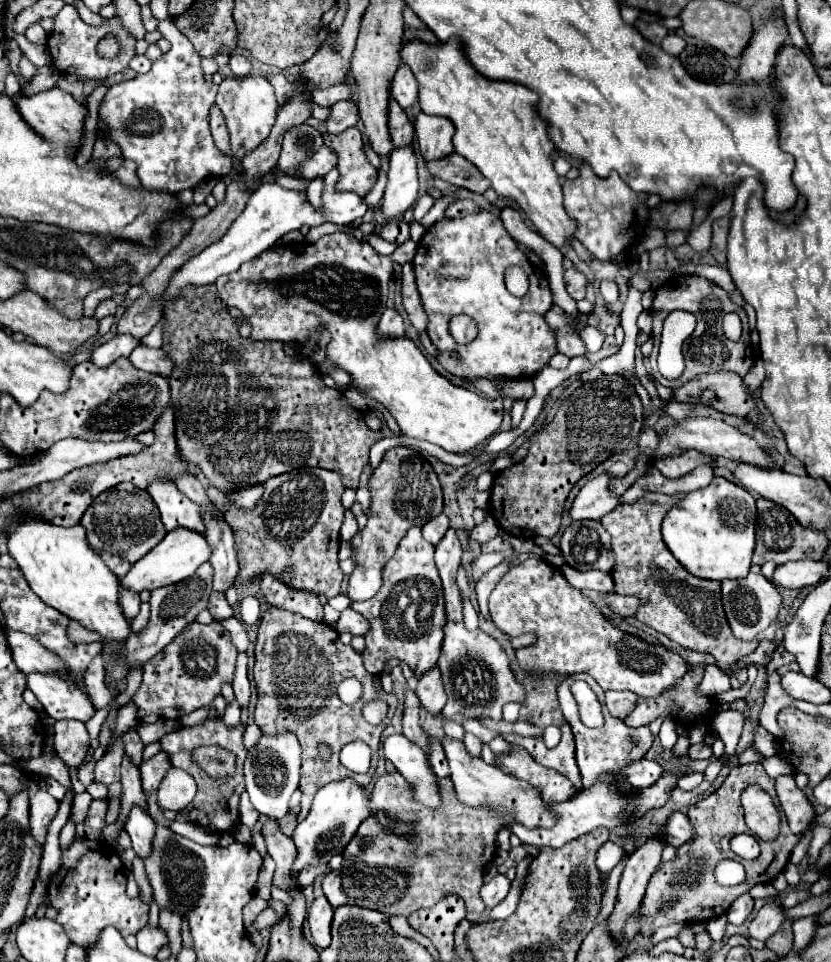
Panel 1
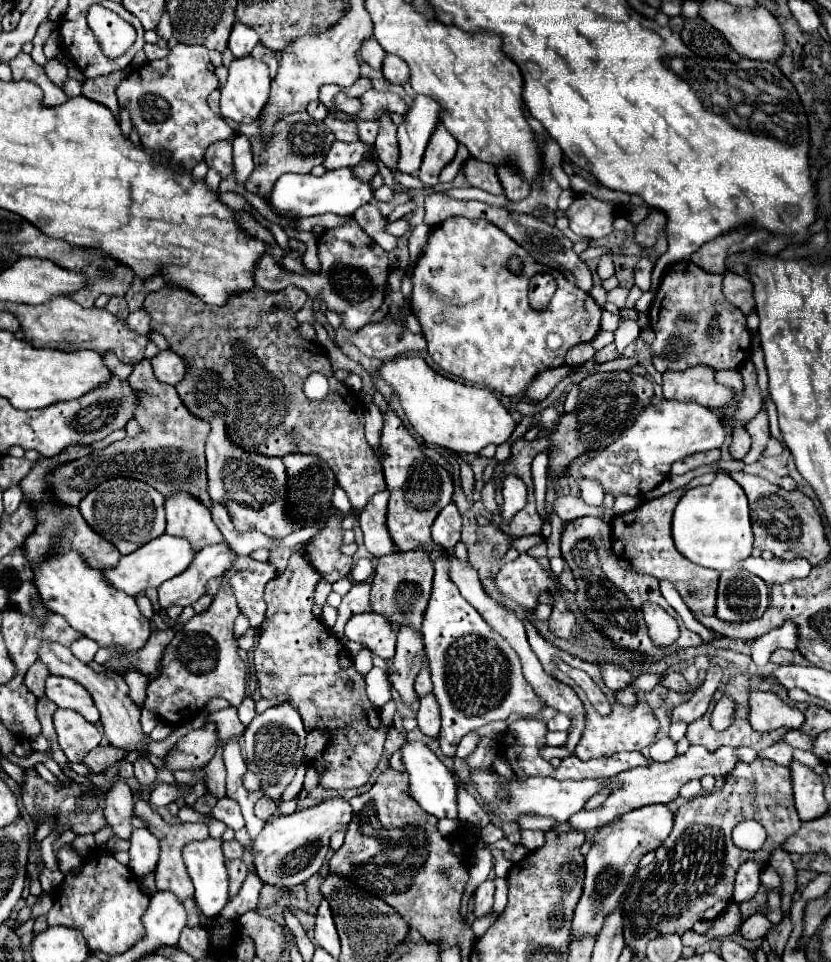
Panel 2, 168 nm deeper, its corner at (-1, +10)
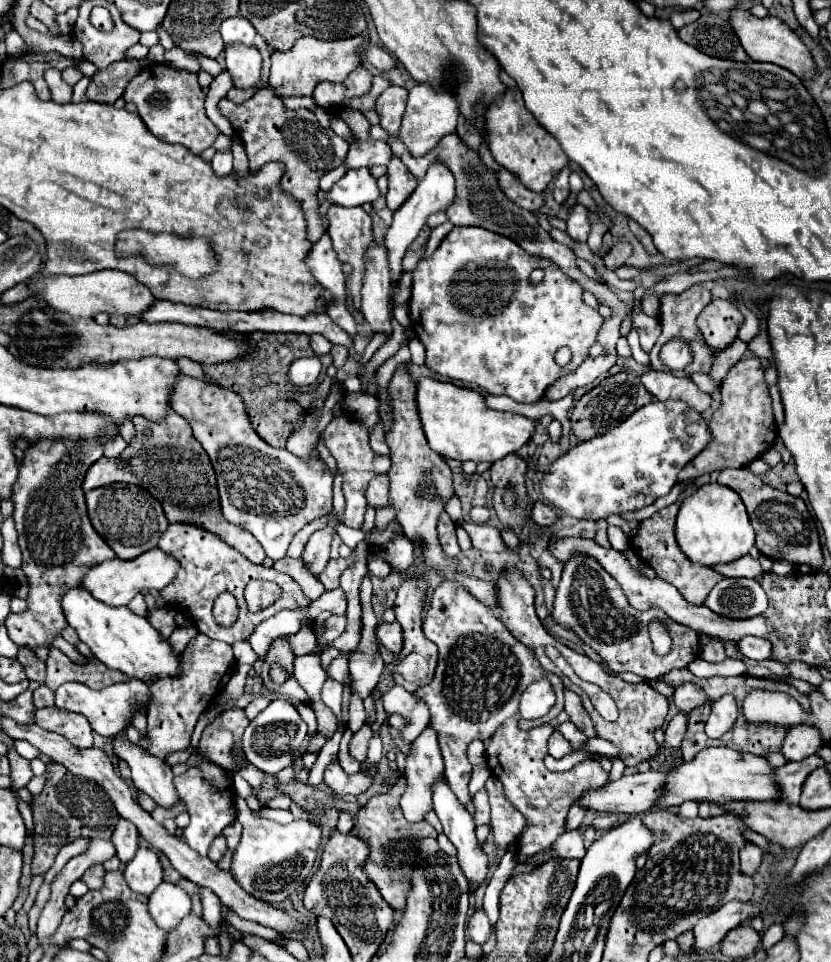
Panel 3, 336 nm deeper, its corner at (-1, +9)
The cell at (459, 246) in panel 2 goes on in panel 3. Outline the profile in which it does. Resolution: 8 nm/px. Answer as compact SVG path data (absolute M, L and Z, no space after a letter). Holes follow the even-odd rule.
M454 227L432 257L416 267L408 307L416 337L426 347L426 365L432 371L448 379L472 381L490 395L506 395L520 403L542 399L550 383L574 371L588 357L588 347L596 341L604 323L604 317L582 301L582 287L568 279L560 267L548 259L530 257L508 237L480 227ZM536 267L544 269L546 275L540 285L532 287L530 273ZM560 347L570 347L572 351L572 359L564 367L554 361L554 353Z

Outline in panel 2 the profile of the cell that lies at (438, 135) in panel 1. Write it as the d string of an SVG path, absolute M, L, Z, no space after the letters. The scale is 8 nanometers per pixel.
M440 124L436 128L436 134L432 134L432 142L428 144L428 150L426 150L422 166L420 166L418 178L426 188L434 188L438 184L440 170L452 162L452 158L456 154L456 146L458 146L458 142Z

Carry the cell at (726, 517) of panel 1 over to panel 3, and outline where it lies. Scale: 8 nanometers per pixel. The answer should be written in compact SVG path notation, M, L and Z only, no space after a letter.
M708 483L682 501L676 519L676 541L690 561L700 565L722 565L748 555L754 547L754 529L740 495L722 483Z

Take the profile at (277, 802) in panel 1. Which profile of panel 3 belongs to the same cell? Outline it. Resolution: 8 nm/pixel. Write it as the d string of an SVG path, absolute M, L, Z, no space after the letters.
M274 699L260 715L256 715L250 721L242 737L242 747L244 747L246 759L254 767L258 767L266 775L276 775L278 771L282 771L292 763L292 757L294 757L292 753L300 749L304 737L306 737L306 723L298 715L296 707L288 699Z

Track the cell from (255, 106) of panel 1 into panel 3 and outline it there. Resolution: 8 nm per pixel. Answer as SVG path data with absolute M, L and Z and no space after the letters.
M228 45L224 53L226 53L226 69L232 75L236 89L252 89L260 83L262 57L256 47Z

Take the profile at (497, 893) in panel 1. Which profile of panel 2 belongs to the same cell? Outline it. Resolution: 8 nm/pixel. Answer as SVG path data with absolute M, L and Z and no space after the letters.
M486 880L480 884L480 888L474 894L472 914L476 918L484 918L488 912L492 912L492 902L494 902L494 882Z

